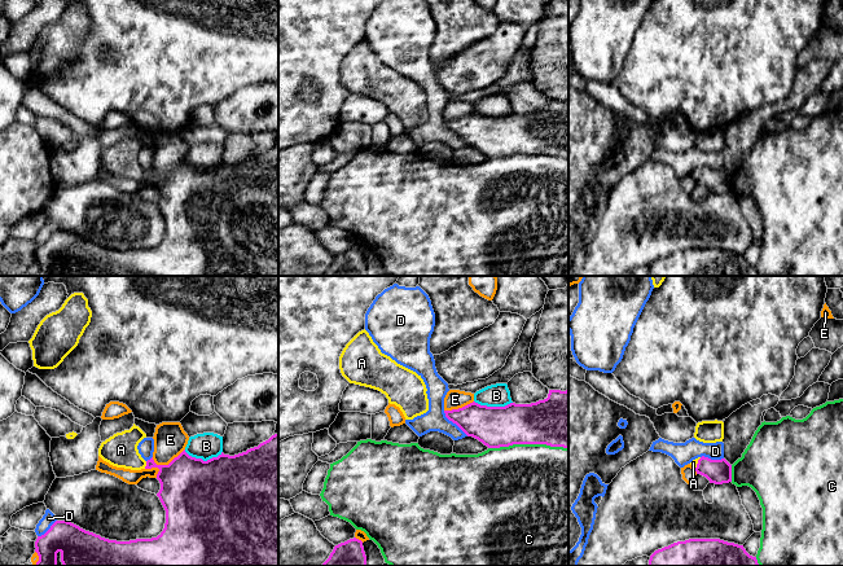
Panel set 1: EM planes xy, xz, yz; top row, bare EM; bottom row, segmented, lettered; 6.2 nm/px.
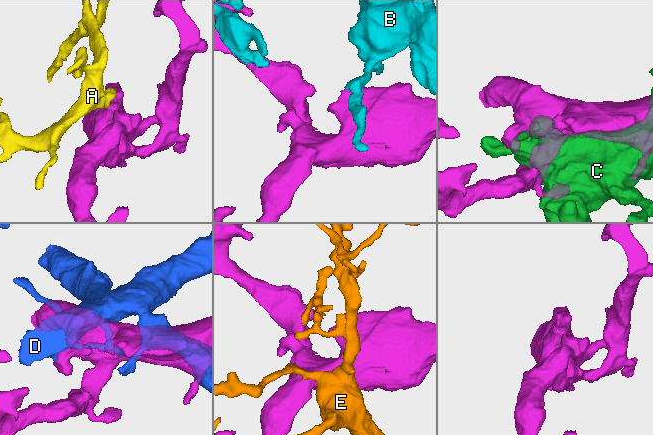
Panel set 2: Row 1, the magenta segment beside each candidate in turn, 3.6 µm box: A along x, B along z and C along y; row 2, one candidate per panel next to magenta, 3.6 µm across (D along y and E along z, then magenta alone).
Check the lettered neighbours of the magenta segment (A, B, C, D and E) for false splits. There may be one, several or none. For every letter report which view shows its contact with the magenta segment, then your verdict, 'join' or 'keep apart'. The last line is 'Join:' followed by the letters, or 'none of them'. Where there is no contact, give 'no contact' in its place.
A: contact in xy; join
B: contact in xy; keep apart
C: contact in xz; keep apart
D: contact in xz; keep apart
E: contact in xy; keep apart
Join: A

